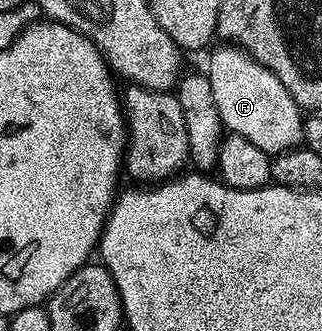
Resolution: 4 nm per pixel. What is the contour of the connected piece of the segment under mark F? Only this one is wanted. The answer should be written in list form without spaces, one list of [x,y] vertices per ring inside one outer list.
[[[219,46],[211,56],[211,61],[205,67],[205,74],[209,78],[209,86],[213,86],[213,102],[217,102],[217,110],[221,114],[221,122],[228,133],[245,138],[253,142],[263,152],[278,154],[287,152],[291,148],[298,148],[303,144],[304,113],[289,90],[281,86],[281,78],[273,74],[265,66],[261,66],[253,57],[235,46]]]

